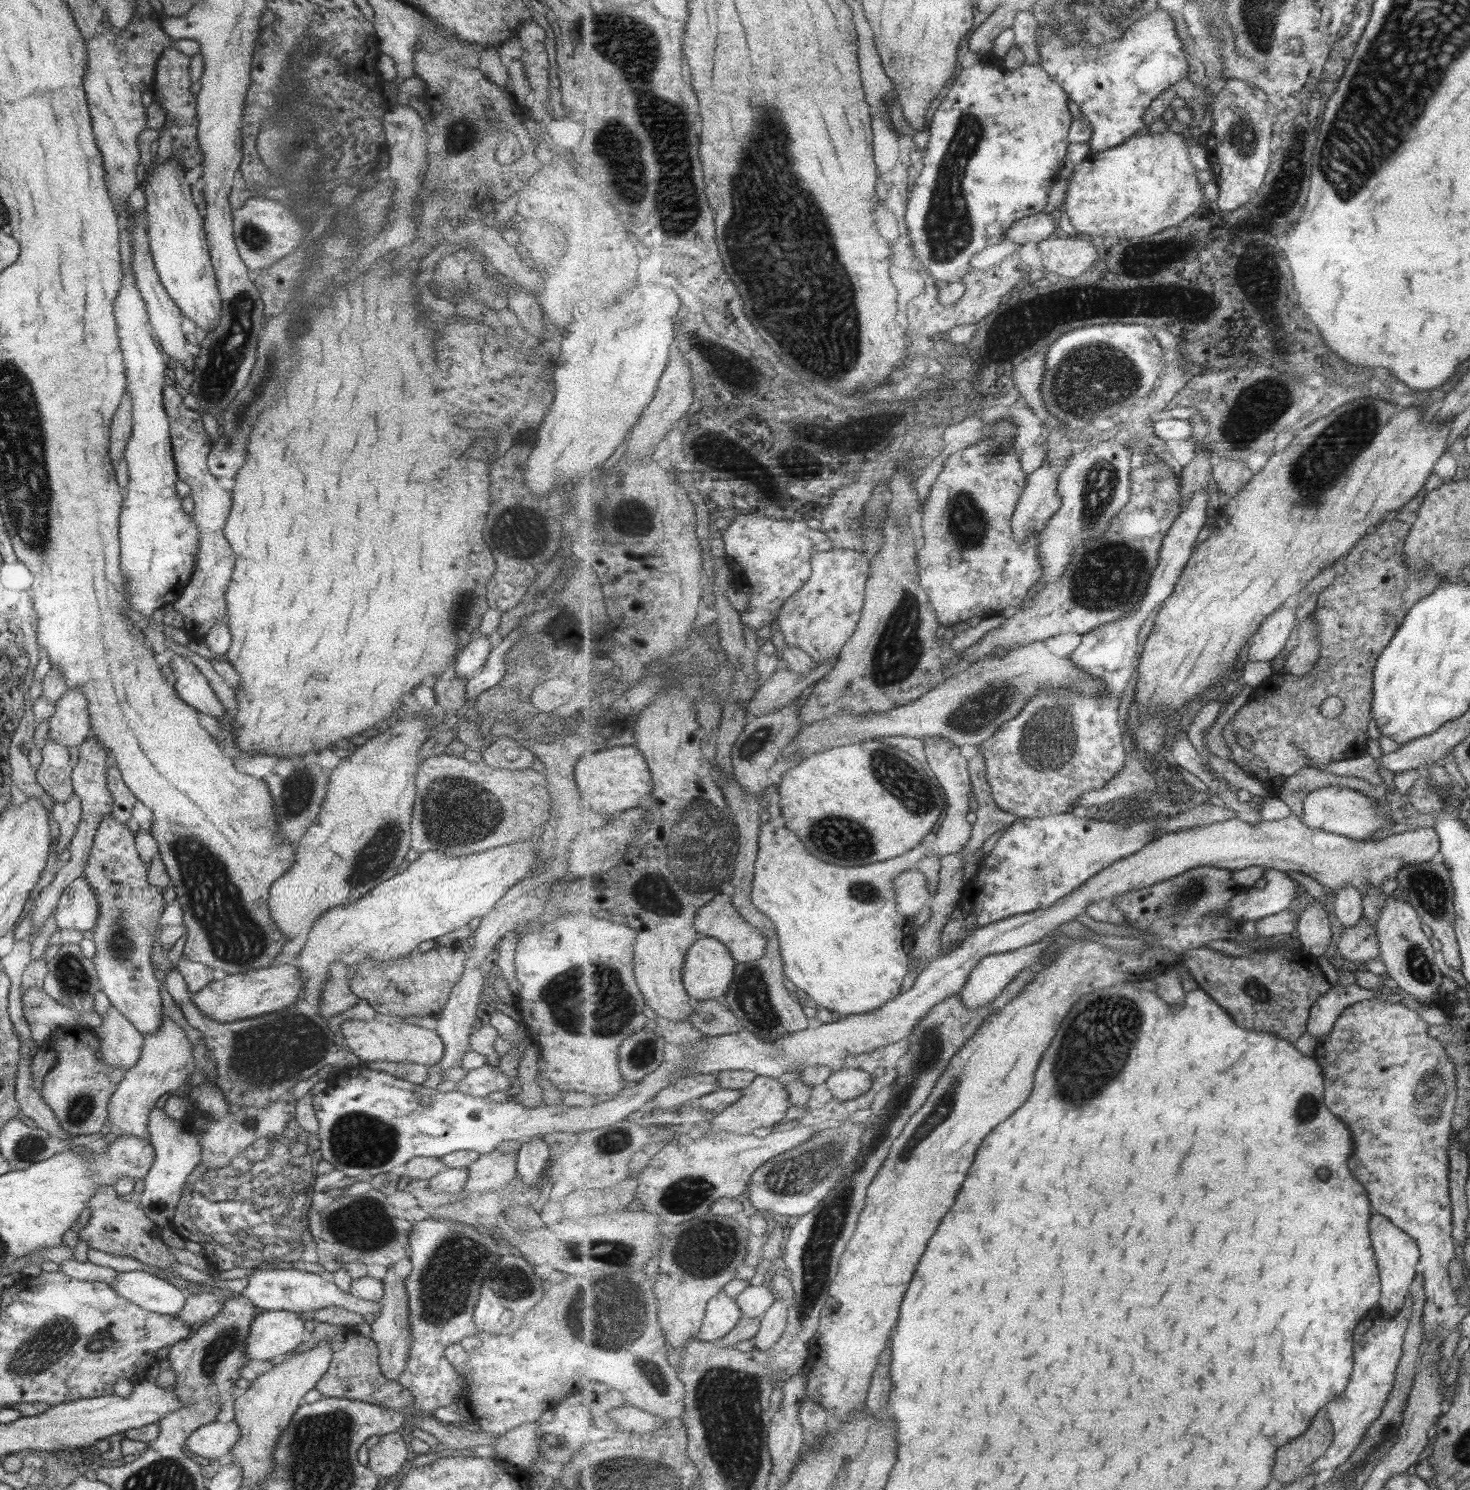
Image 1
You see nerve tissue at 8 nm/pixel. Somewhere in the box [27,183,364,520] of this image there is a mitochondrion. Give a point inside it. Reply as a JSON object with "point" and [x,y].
{"point":[224,359]}

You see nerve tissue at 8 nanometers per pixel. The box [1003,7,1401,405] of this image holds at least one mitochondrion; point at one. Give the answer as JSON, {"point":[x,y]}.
{"point":[1240,132]}

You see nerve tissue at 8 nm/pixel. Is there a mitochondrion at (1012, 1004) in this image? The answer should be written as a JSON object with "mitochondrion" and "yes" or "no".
{"mitochondrion":"no"}

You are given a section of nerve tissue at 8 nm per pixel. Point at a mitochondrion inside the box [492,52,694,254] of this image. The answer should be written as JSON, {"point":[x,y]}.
{"point":[620,152]}

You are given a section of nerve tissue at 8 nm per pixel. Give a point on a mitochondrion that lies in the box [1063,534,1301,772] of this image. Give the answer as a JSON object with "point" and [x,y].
{"point":[1111,574]}

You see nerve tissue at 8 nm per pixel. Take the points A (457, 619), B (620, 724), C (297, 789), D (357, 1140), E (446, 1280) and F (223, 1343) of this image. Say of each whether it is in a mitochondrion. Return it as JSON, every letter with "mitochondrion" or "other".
{"A":"mitochondrion","B":"other","C":"mitochondrion","D":"mitochondrion","E":"mitochondrion","F":"mitochondrion"}

